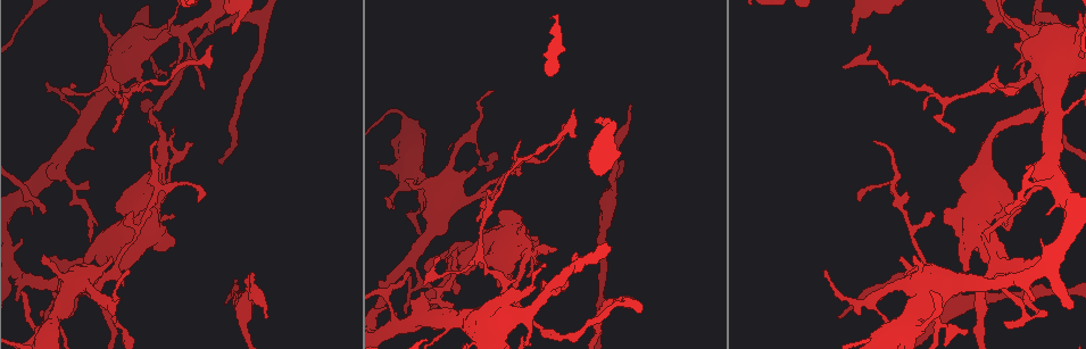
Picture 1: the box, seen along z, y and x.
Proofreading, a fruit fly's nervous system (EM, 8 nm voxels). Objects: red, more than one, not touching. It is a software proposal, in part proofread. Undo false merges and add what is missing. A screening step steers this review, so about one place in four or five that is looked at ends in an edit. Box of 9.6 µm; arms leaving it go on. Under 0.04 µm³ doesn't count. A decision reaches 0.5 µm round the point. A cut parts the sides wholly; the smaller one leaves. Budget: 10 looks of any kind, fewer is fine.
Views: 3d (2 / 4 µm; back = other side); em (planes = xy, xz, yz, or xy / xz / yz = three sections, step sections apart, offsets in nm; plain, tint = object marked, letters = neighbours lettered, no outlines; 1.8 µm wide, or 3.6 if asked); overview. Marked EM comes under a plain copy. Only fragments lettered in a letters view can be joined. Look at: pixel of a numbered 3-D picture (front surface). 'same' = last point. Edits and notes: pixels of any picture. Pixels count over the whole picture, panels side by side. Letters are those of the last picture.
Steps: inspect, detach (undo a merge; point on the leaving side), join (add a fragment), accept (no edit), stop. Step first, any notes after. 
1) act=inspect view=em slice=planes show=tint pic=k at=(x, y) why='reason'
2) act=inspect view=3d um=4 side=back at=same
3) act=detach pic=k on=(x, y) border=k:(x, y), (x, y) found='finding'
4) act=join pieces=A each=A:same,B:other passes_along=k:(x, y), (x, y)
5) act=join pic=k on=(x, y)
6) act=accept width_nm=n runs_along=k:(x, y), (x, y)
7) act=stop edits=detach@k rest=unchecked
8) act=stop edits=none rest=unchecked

act=inspect view=em slice=xz step=16 show=letters pic=1 at=(231, 32) why='an open end'

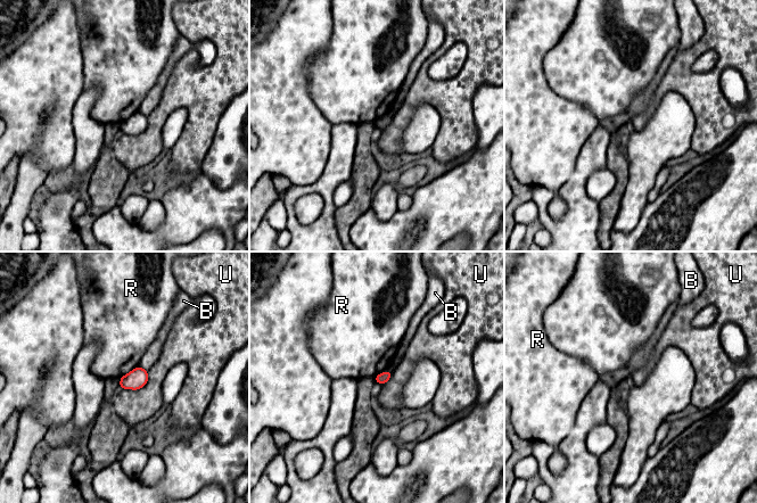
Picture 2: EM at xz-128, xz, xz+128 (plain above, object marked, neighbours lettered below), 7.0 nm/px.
act=inspect view=em slice=planes show=letters at=same why='cut it another way'

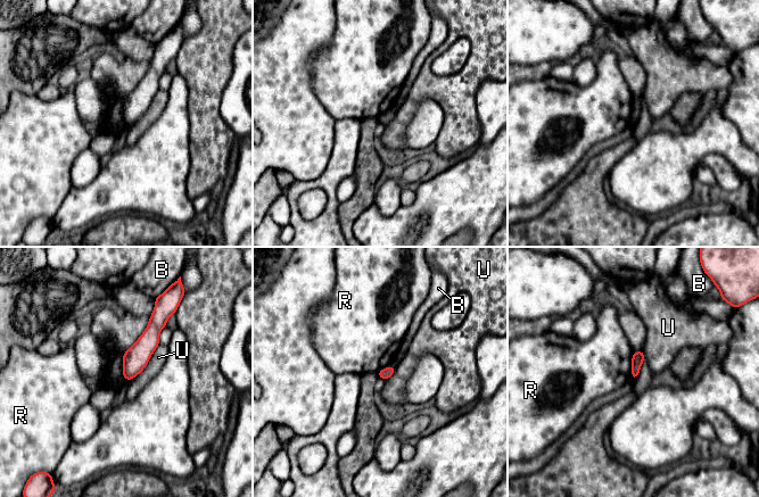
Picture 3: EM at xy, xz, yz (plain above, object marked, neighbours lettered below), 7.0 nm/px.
act=accept each=B:other,R:other,U:other runs_along=3:(161, 316), (128, 377) found='none of them fits'

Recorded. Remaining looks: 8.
act=inspect view=em um=3.6 slice=planes show=tint pic=1 at=(970, 237) why='sudden change in width'

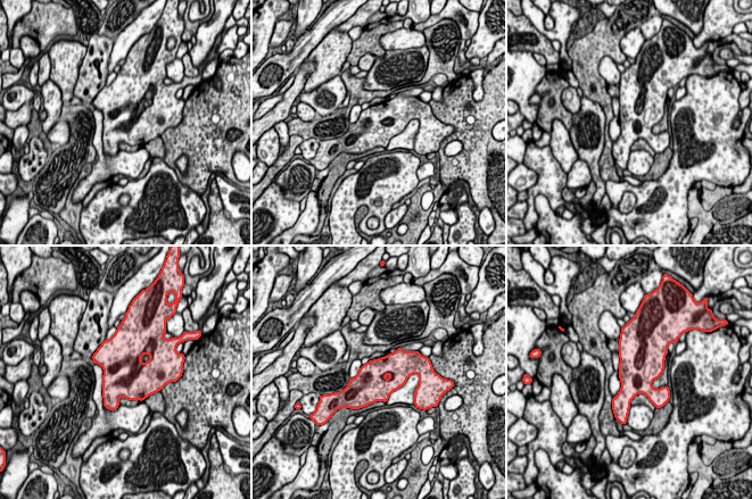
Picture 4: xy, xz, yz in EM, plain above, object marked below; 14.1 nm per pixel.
act=inspect view=em um=3.6 slice=planes show=letters at=same why='what lies round it'

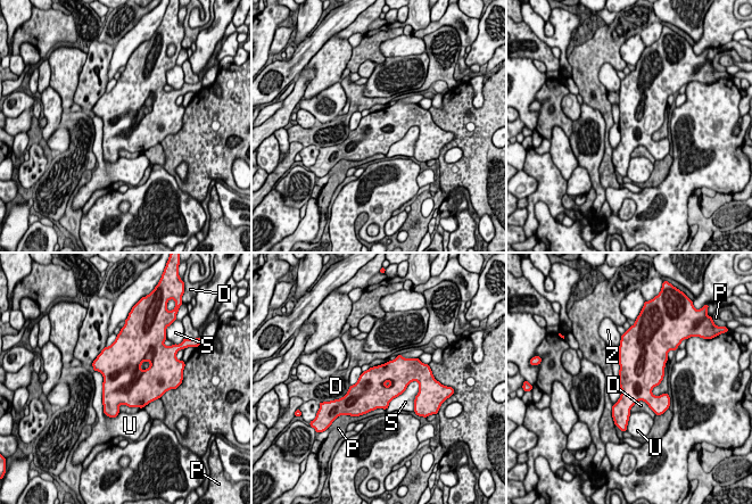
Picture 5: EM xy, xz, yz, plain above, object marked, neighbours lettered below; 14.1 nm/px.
act=accept longest_contact=U:700nm each=D:other,P:other,S:other,U:other,Z:other border=5:(635, 403), (643, 401), (655, 413) found='one neuron here'

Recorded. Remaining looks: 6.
act=inspect view=em slice=planes show=letters pic=1 at=(1026, 301) why='sharp bend'

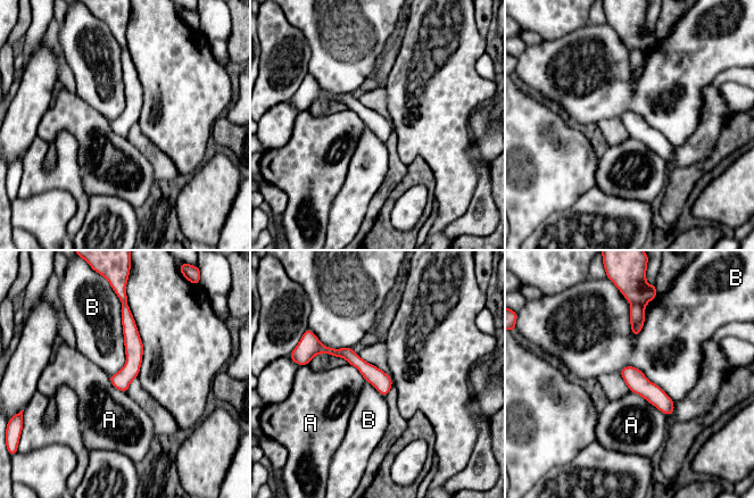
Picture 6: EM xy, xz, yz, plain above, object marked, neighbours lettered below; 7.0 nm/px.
act=detach pic=6 on=(129, 345) width_nm=130 each=A:other,B:other border=6:(132, 340), (133, 350), (126, 355) found='two neurons meet here'

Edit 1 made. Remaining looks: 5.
act=inspect view=overview

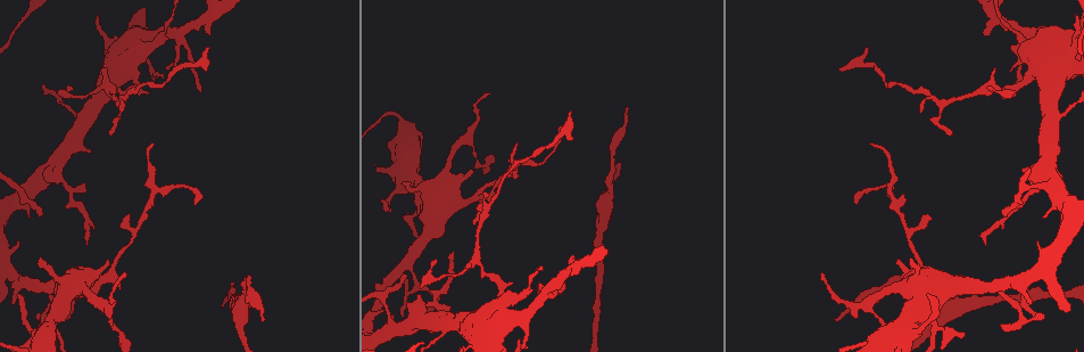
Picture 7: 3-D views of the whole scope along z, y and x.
act=inspect view=3d um=2 pic=7 at=(83, 183) why='branch stops here'

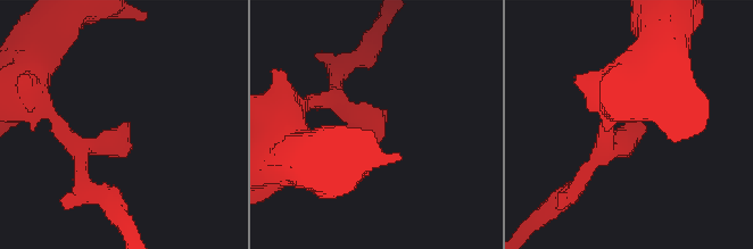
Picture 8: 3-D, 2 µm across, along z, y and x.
act=inspect view=em slice=xy step=16 show=tint pic=8 at=(125, 124) why='now the EM'

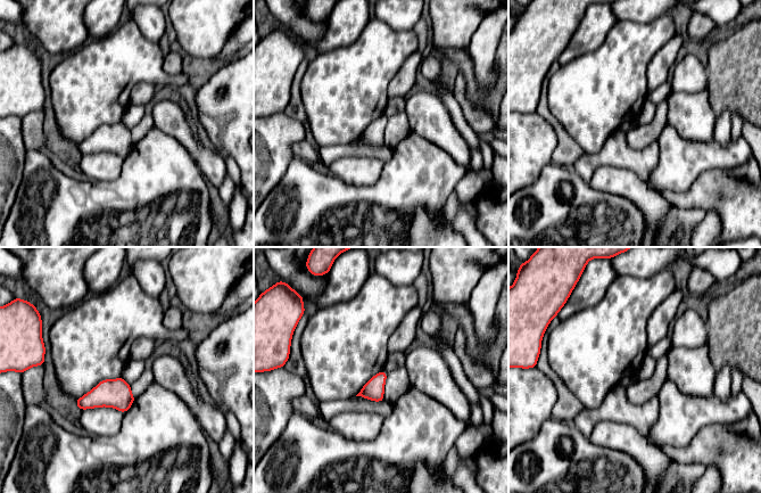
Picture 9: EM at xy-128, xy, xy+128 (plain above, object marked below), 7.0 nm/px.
act=inspect view=em slice=planes show=letters at=same why='cut it another way'

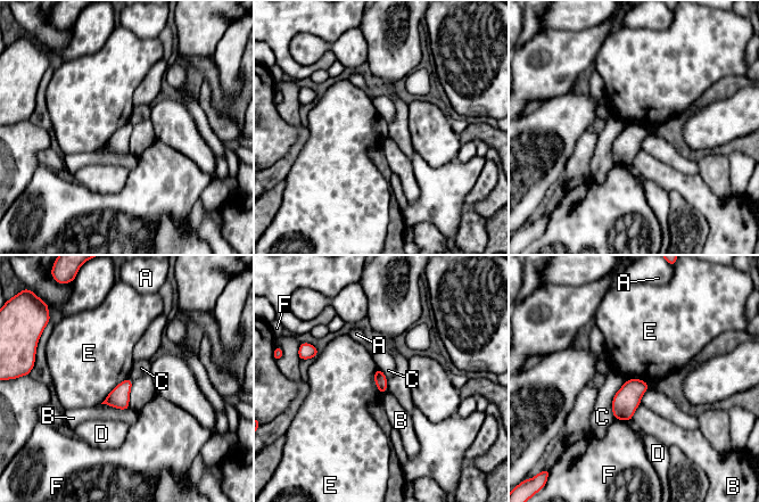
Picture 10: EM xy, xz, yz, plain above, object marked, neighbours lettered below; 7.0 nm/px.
act=accept each=A:other,B:other,C:other,D:other,E:other,F:other found='no lettered fragment goes on from it'

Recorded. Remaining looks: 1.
act=stop edits=detach@6 rest=unchecked

